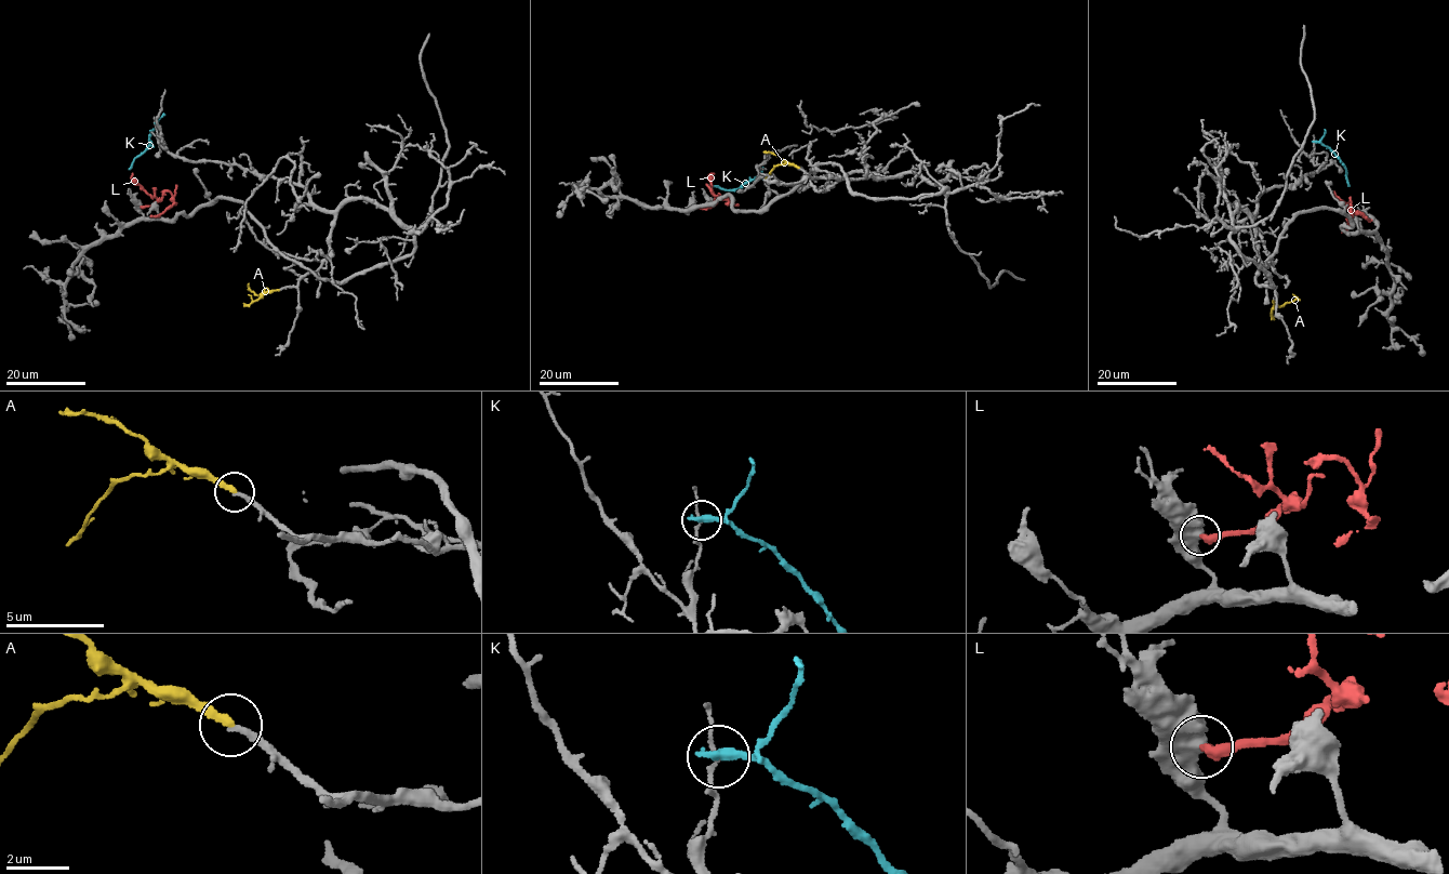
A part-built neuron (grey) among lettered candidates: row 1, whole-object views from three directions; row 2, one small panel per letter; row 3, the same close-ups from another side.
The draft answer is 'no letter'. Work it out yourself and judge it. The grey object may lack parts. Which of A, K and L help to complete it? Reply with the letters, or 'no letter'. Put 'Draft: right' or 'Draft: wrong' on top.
Draft: wrong
A

